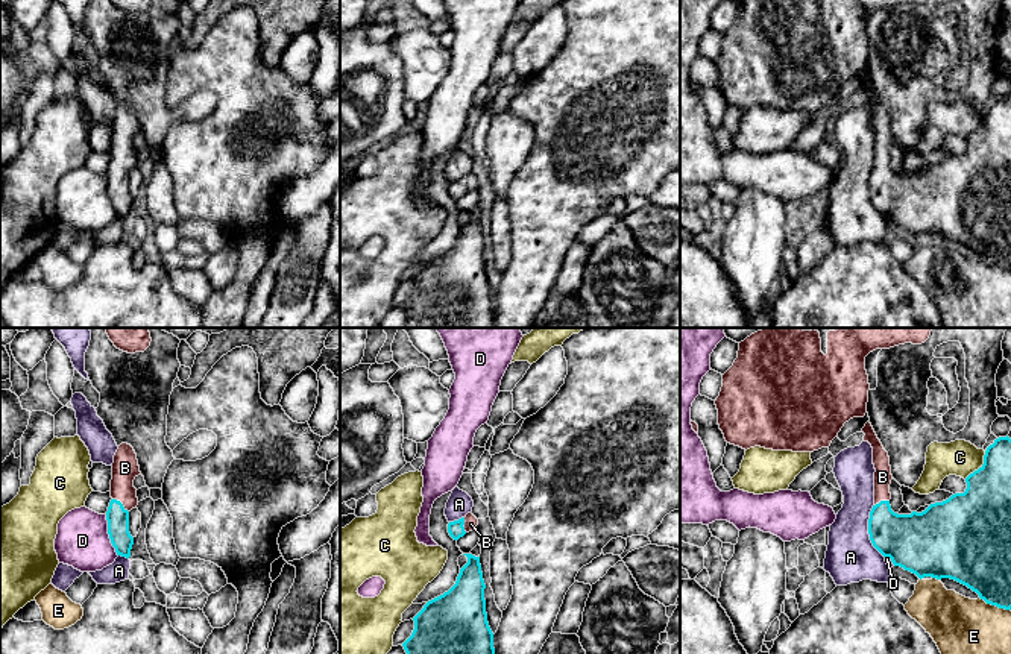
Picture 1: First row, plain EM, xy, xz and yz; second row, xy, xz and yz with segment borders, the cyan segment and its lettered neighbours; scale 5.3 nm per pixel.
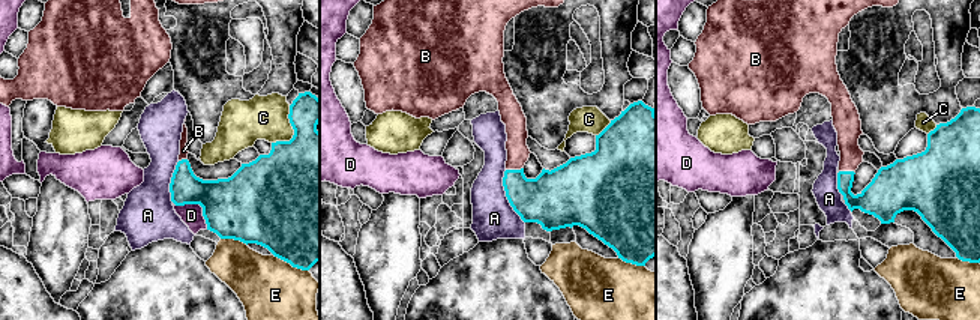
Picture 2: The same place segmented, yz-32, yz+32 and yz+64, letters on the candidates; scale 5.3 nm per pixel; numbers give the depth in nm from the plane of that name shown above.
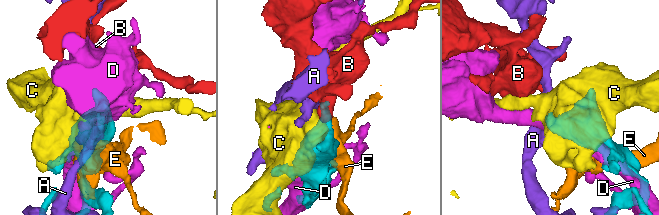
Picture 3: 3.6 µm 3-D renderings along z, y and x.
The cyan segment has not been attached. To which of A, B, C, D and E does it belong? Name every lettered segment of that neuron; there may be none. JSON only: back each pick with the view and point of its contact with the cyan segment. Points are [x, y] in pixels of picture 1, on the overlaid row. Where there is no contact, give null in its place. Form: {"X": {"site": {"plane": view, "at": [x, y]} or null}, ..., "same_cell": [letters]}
{"B": {"site": {"plane": "xy", "at": [122, 504]}}, "same_cell": ["B"]}

